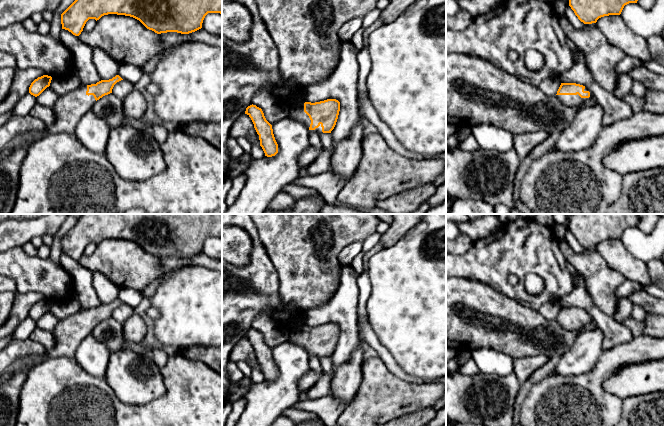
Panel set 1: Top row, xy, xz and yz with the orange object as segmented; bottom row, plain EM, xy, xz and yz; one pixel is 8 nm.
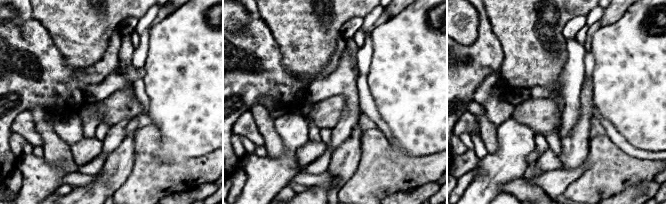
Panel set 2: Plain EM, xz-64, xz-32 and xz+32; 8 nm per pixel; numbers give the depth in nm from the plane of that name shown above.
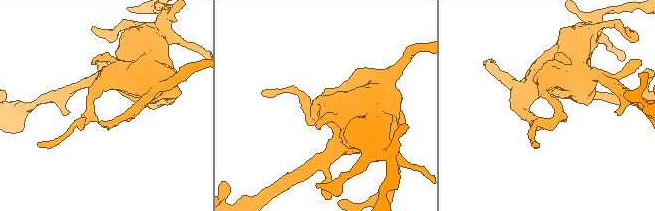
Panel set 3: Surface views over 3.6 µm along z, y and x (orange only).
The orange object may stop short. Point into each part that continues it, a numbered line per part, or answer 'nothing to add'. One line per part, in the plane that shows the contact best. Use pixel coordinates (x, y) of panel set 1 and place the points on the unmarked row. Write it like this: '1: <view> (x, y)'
1: yz (568, 324)

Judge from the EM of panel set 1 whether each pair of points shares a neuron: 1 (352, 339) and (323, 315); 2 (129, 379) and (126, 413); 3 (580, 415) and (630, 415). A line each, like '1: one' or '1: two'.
1: one
2: two
3: two

